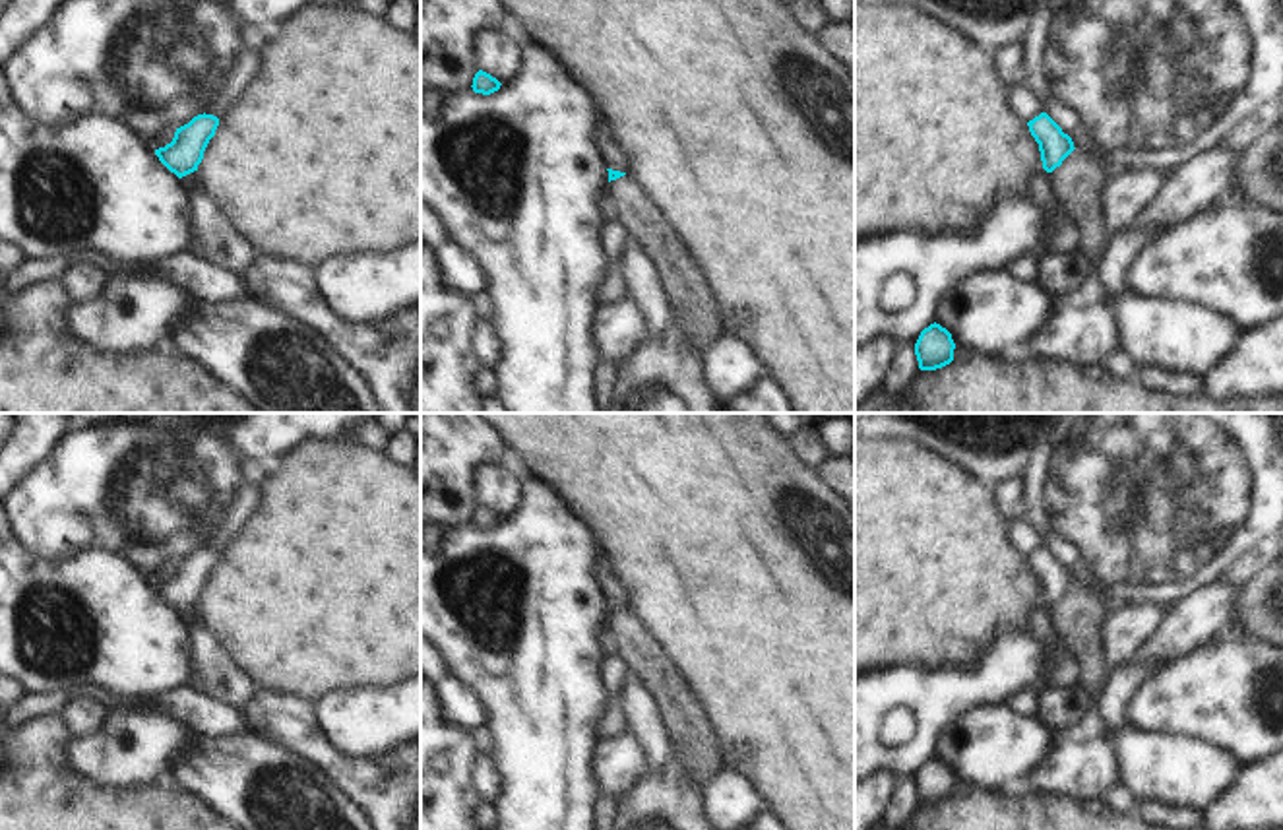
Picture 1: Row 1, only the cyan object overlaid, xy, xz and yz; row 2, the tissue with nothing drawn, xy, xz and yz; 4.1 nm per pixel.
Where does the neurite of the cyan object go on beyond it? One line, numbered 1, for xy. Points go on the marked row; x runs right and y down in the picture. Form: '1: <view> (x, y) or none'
1: none

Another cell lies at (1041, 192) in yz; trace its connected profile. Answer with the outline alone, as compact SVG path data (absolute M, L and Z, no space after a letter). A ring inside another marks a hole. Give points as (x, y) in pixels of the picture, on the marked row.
M1039 171L1031 176L1029 196L1035 206L1047 215L1047 229L1050 233L1068 235L1074 231L1074 219L1058 202L1047 171Z

